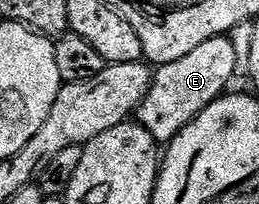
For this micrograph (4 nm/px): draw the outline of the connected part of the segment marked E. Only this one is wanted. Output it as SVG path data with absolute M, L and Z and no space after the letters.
M222 36L207 40L207 44L199 44L199 48L195 48L195 52L187 52L187 56L183 56L183 60L175 60L166 66L156 67L151 88L136 112L136 121L143 128L147 128L147 132L151 132L151 136L157 143L168 144L173 141L175 136L179 136L179 132L183 132L183 128L187 128L187 124L191 124L199 117L212 102L226 93L230 89L229 82L232 83L234 79L235 48L229 37Z

